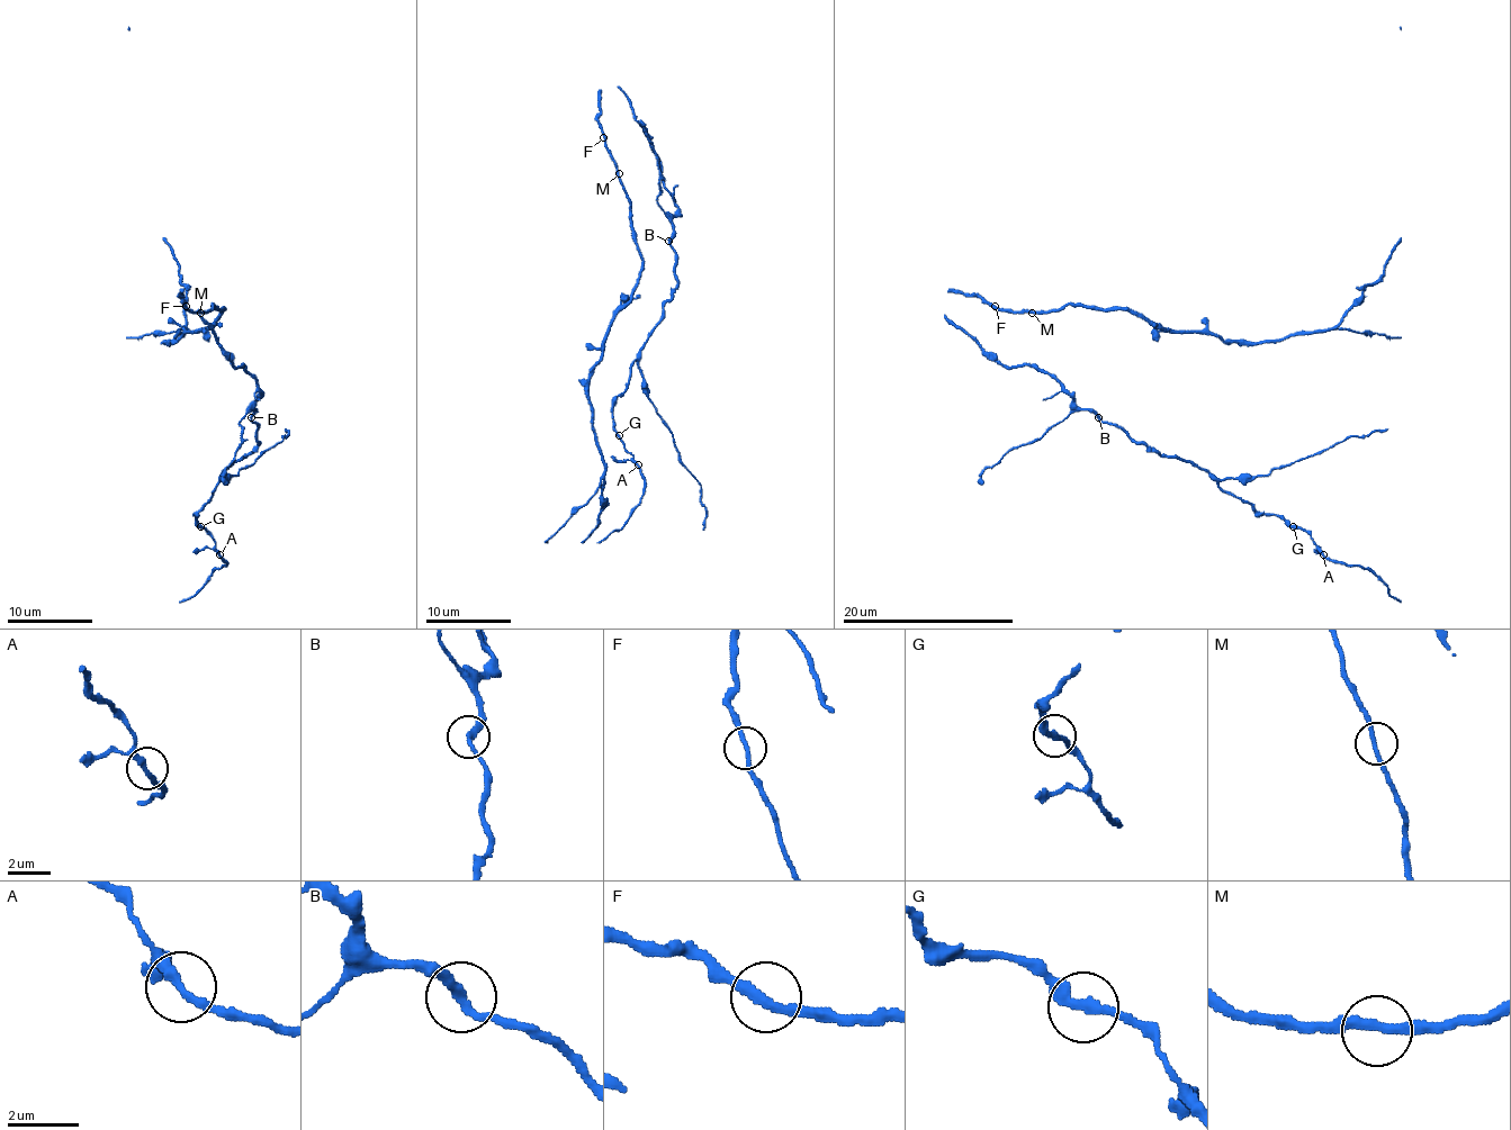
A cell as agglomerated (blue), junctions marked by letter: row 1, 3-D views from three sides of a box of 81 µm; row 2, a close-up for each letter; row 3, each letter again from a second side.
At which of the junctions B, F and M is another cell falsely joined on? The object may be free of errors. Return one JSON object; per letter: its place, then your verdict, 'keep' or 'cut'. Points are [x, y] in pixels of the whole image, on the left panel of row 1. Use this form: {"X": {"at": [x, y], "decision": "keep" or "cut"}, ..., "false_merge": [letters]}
{"B": {"at": [251, 417], "decision": "keep"}, "F": {"at": [186, 306], "decision": "keep"}, "M": {"at": [200, 313], "decision": "keep"}, "false_merge": []}

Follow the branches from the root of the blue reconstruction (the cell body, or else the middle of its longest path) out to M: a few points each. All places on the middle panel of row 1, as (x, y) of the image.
M: (605, 137), (605, 148), (619, 173)

